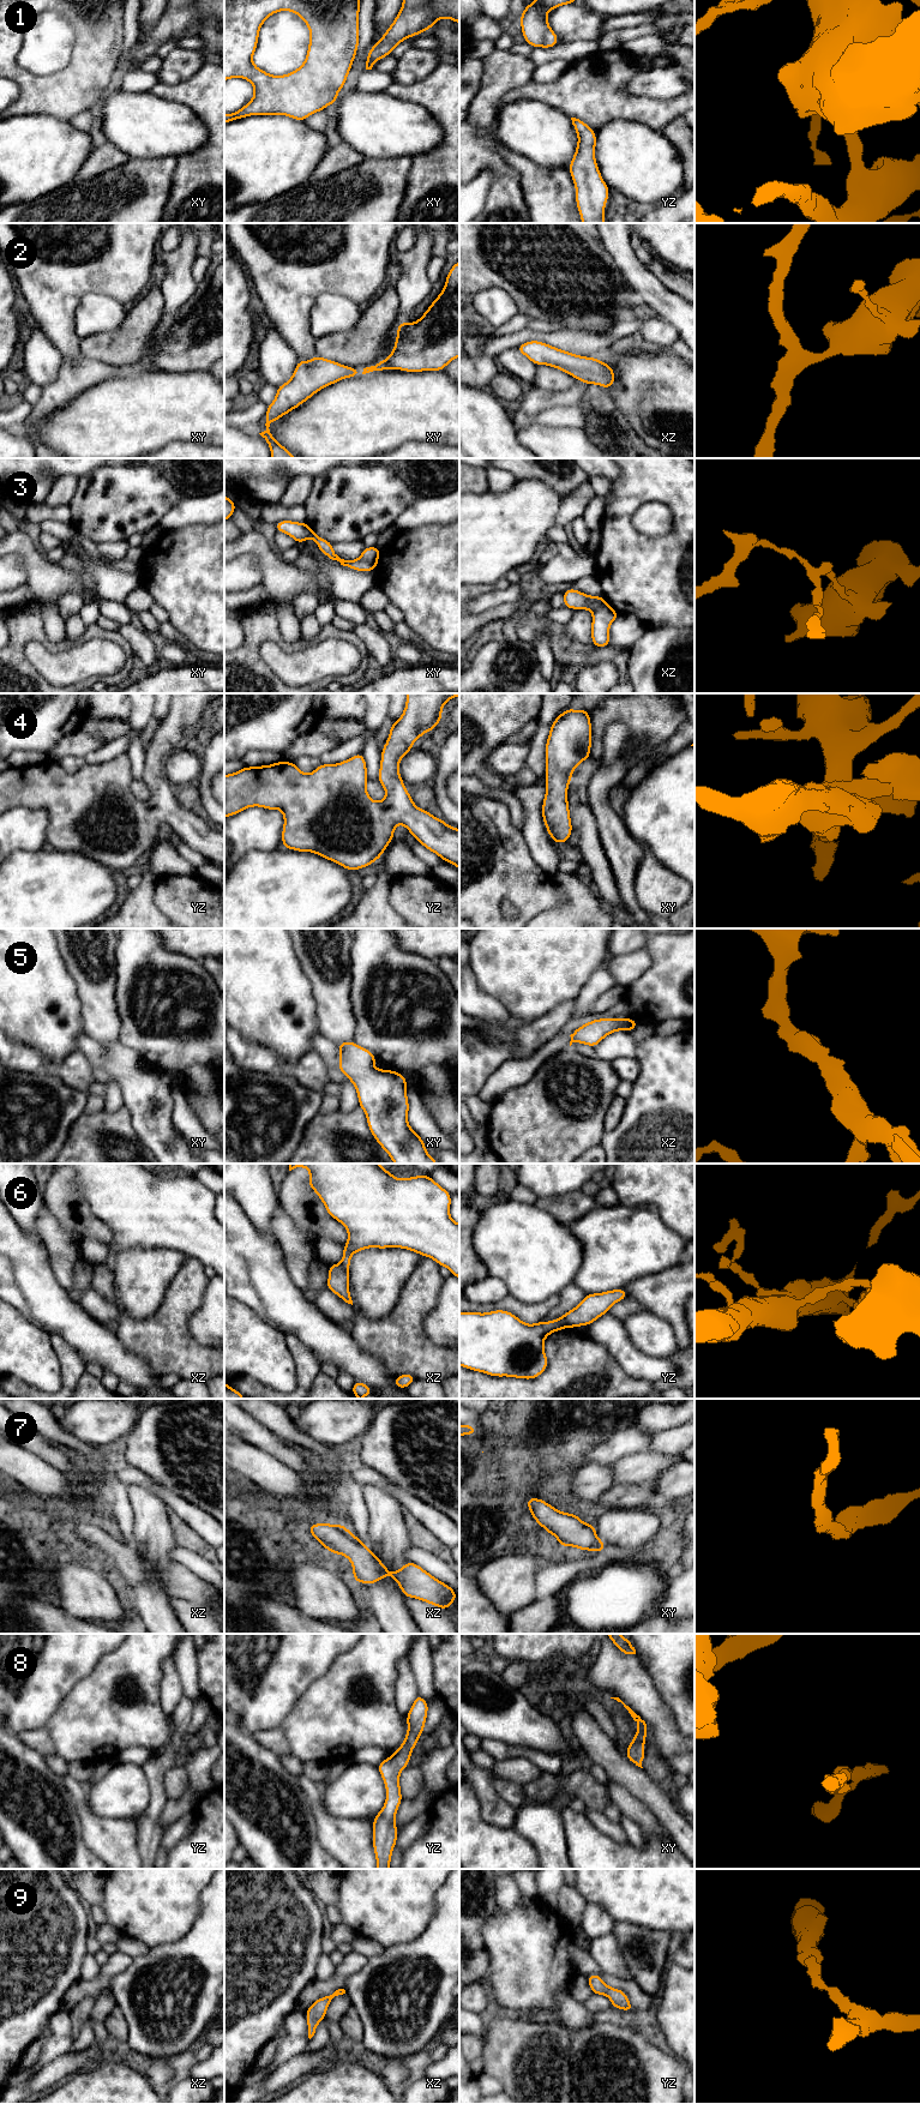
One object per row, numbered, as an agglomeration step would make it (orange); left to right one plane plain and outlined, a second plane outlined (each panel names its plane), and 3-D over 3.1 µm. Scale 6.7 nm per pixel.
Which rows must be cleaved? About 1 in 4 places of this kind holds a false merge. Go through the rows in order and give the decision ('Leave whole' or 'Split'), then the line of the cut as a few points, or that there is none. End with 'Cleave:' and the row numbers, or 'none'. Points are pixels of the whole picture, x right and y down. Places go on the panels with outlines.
1: Leave whole. No split
2: Leave whole. No split
3: Split. Split along xy (359, 558), (368, 561), (374, 567)
4: Leave whole. No split
5: Leave whole. No split
6: Split. Split along xz (340, 1263), (347, 1272)
7: Leave whole. No split
8: Leave whole. No split
9: Leave whole. No split
Cleave: 3, 6

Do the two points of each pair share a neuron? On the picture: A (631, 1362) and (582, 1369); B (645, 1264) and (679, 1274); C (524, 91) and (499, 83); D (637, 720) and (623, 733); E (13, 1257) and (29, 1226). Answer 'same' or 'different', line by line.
A: different
B: different
C: different
D: different
E: different

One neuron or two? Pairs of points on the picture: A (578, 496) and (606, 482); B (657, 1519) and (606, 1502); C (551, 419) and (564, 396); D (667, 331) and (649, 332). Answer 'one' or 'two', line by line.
A: two
B: two
C: two
D: one

